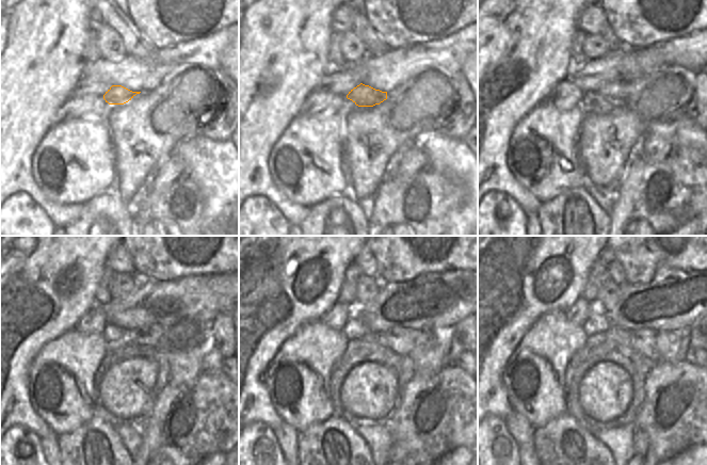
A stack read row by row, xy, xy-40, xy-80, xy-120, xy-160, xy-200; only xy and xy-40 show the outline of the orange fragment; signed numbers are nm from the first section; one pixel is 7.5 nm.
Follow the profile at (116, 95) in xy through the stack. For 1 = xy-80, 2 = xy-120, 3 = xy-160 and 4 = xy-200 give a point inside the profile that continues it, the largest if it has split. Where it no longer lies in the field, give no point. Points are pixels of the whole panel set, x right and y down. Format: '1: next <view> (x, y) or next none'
1: next xy-80 (616, 92)
2: next xy-120 (150, 336)
3: next xy-160 (401, 340)
4: next xy-200 (643, 340)

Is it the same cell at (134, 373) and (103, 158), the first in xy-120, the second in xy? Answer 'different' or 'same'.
different

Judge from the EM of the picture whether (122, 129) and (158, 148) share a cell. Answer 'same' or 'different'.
same

